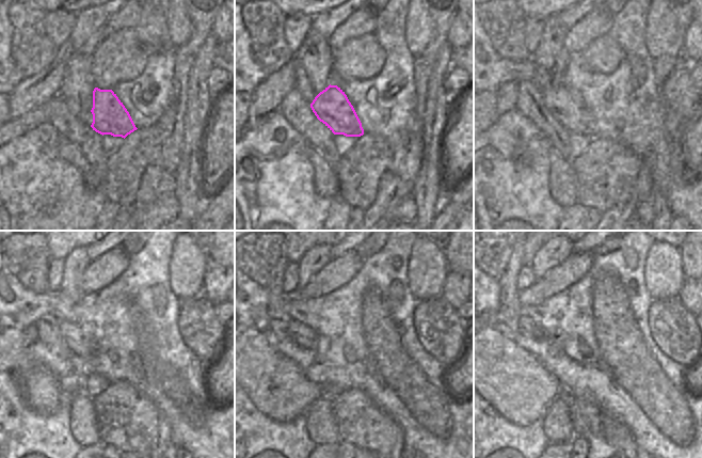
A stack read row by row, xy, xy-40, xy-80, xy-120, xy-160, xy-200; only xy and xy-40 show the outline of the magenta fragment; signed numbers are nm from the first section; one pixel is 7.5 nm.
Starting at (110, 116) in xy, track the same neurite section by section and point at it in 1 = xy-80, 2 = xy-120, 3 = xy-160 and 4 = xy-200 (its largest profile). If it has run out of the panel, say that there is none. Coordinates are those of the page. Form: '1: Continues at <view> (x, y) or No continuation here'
1: Continues at xy-80 (565, 104)
2: Continues at xy-120 (78, 343)
3: Continues at xy-160 (303, 335)
4: Continues at xy-200 (527, 328)

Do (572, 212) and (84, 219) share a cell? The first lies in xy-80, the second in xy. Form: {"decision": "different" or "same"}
{"decision": "different"}

